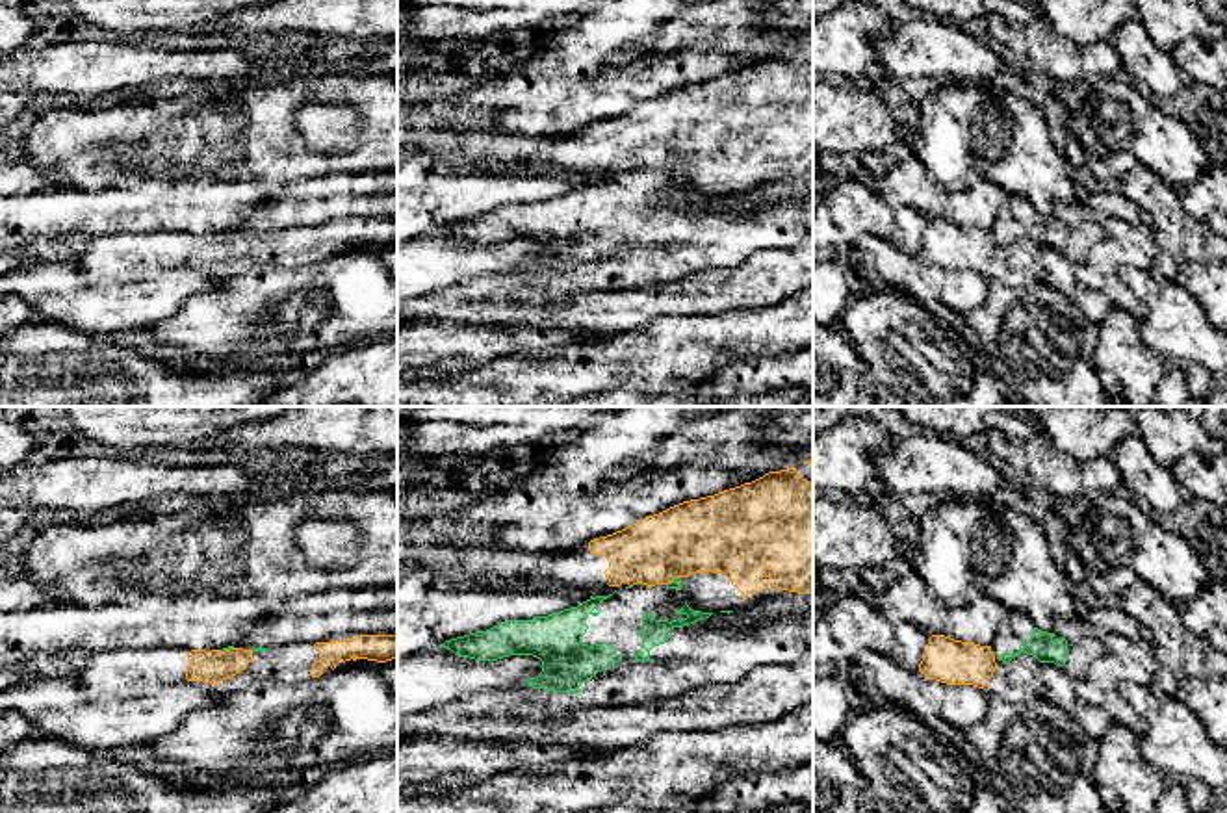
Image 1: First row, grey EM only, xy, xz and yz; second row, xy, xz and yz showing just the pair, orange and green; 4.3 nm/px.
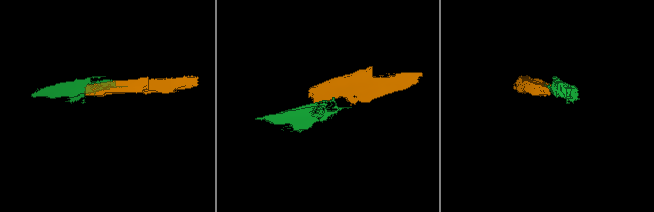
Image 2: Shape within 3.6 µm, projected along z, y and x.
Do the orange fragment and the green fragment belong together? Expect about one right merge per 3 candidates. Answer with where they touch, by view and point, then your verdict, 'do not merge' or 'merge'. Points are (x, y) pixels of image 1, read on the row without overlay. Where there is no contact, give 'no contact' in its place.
xz (672, 164) | do not merge

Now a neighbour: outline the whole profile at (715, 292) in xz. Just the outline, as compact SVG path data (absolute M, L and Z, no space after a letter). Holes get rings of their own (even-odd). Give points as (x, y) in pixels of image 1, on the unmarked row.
M813 234L791 249L757 251L733 269L711 269L672 282L588 290L574 286L555 299L546 323L600 342L644 330L665 316L720 316L776 306L813 286Z

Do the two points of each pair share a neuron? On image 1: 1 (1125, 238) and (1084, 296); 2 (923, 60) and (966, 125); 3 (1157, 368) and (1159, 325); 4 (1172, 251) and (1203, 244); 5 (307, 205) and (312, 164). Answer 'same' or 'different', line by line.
1: different
2: different
3: different
4: same
5: different

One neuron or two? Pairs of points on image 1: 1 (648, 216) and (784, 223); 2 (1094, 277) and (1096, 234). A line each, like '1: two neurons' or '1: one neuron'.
1: one neuron
2: two neurons

